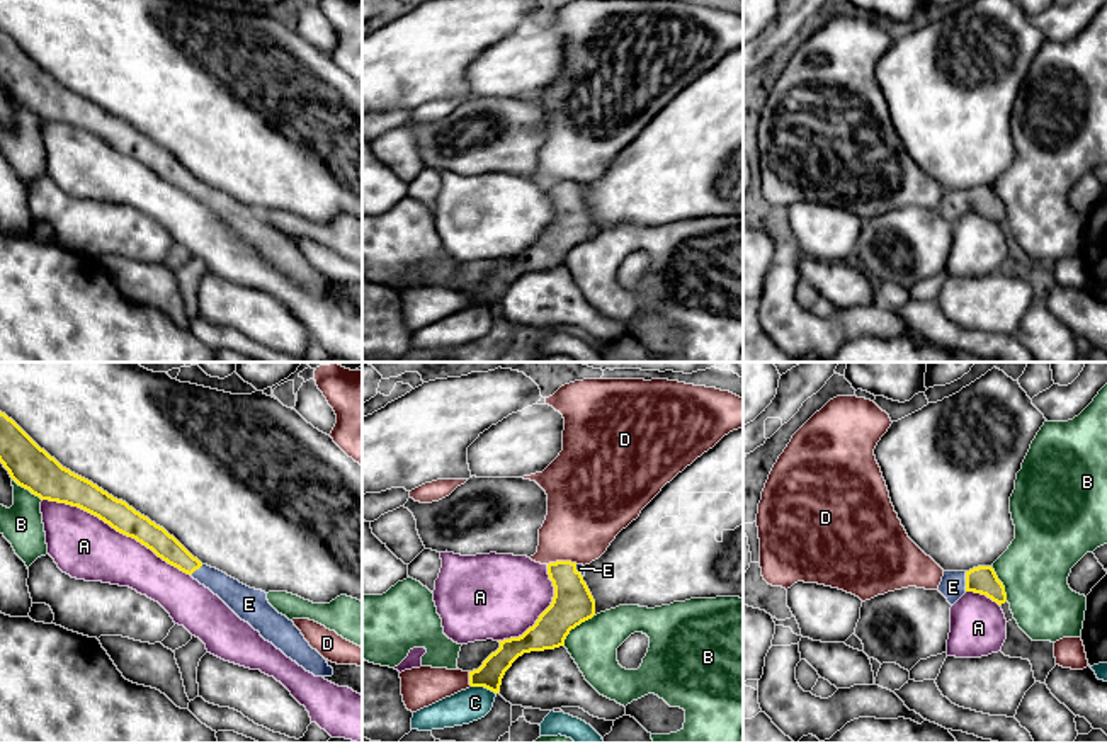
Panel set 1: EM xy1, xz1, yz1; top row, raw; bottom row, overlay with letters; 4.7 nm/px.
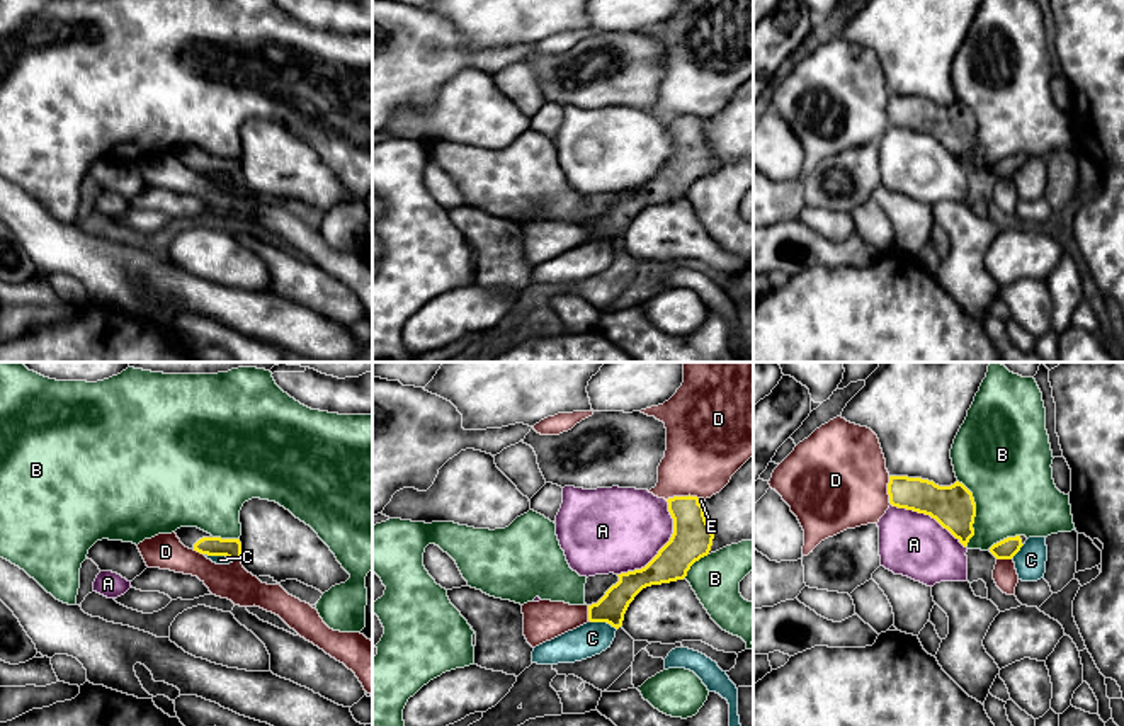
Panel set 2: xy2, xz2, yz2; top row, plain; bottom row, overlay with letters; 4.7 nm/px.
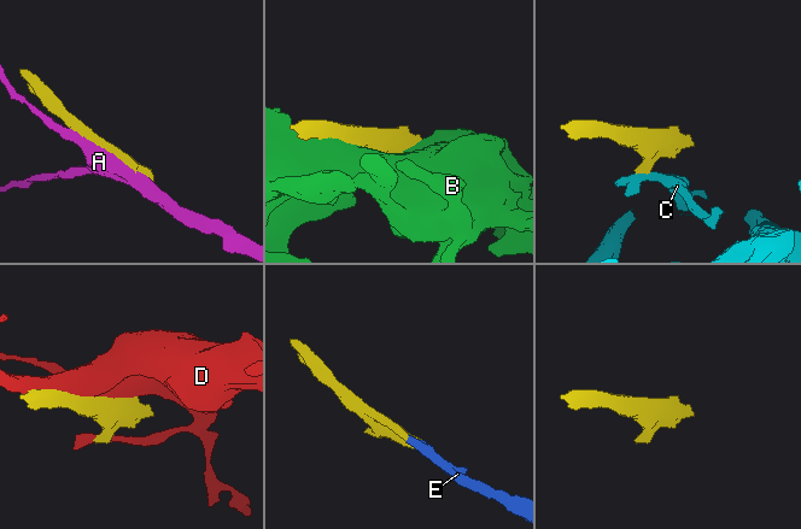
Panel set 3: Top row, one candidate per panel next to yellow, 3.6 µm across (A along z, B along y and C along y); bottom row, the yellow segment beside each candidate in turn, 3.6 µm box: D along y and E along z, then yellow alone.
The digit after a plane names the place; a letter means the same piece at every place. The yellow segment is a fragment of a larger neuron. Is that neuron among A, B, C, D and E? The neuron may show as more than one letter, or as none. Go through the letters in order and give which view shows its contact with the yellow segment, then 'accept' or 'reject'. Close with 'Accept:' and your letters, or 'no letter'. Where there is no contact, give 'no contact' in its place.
A: contact in xy1; reject
B: contact in yz2; reject
C: contact in xy2; reject
D: contact in xz2; reject
E: contact in yz1; accept
Accept: E

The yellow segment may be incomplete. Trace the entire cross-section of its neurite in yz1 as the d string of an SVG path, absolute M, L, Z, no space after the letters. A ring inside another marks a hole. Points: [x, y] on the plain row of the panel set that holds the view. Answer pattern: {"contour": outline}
{"contour": "M978 185L969 190L944 190L939 211L951 224L966 211L986 214L998 224L1007 221L1005 206L991 185Z"}

